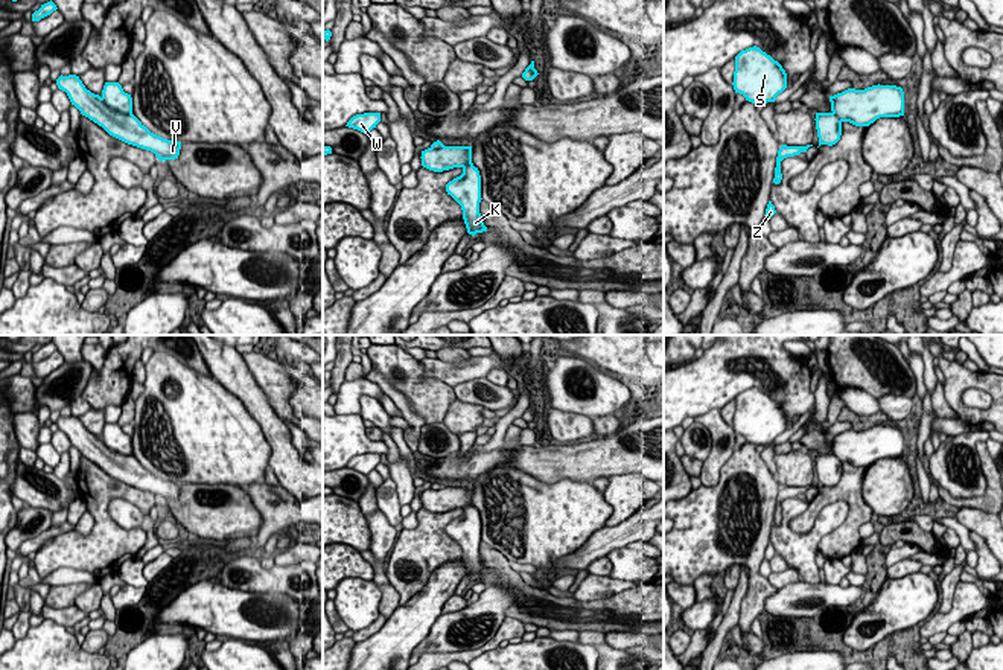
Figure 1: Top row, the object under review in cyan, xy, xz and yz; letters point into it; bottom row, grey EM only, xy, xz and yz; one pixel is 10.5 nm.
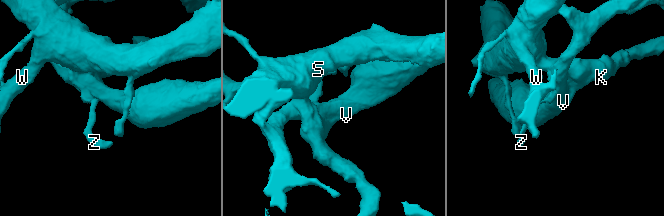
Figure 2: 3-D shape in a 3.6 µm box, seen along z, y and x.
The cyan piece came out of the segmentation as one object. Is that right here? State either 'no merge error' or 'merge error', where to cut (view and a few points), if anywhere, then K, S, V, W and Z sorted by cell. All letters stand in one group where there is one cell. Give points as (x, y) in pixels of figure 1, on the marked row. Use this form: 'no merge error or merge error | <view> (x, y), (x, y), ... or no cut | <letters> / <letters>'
merge error | xy (101, 98), (111, 108), (131, 114) | K S W Z / V

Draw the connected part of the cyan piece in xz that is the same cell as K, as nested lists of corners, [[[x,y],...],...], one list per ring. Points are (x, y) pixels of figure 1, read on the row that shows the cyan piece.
[[[464,164],[463,174],[446,184],[446,192],[461,206],[469,234],[475,236],[476,233],[487,231],[479,213],[479,203],[482,198],[478,168]]]

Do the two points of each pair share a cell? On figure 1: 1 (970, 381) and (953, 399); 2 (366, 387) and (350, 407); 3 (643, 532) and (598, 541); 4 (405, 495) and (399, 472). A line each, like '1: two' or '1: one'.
1: one
2: one
3: one
4: one

